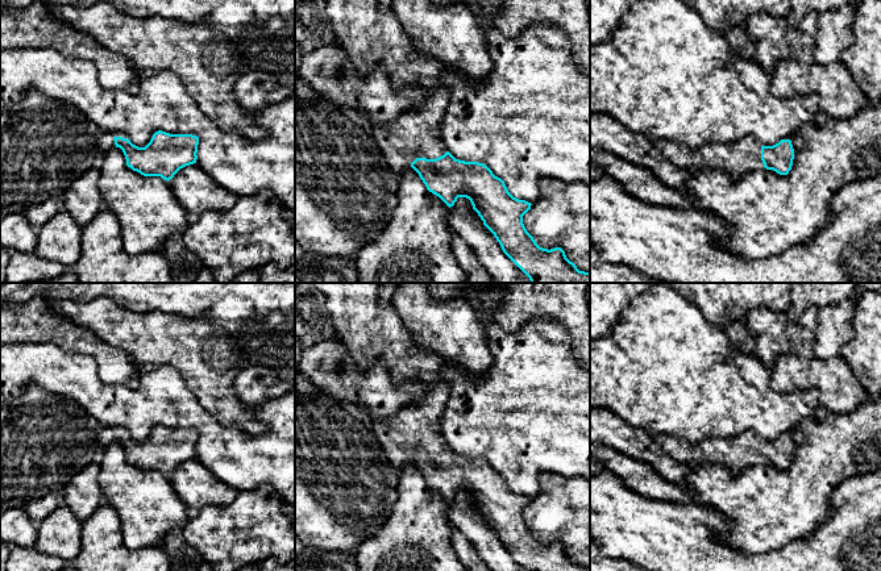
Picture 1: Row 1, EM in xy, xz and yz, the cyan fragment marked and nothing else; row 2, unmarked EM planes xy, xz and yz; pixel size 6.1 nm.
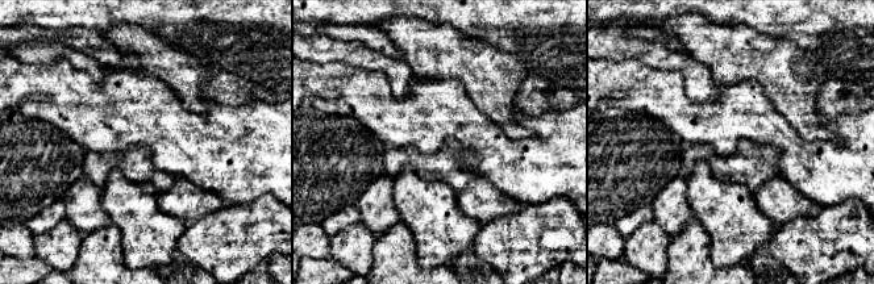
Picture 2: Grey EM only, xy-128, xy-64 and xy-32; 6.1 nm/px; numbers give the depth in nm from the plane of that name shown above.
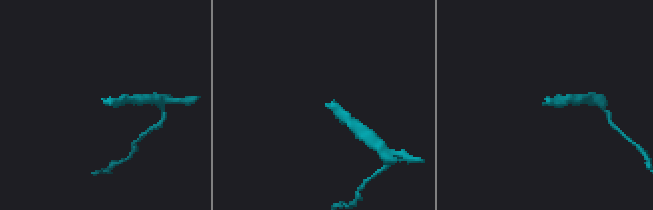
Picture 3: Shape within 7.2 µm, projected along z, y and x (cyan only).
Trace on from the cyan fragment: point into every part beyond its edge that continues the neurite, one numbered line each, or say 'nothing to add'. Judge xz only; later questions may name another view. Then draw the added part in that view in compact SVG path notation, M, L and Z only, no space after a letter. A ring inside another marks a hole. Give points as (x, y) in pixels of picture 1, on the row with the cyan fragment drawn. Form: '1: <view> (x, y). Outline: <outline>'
1: xz (372, 36). Outline: M324 0L337 42L346 50L349 59L361 76L369 75L377 66L382 66L392 86L419 86L429 89L427 104L420 104L404 112L388 124L360 121L373 134L377 145L394 170L411 166L416 158L436 159L448 151L441 138L440 125L448 105L448 91L441 83L444 66L432 57L416 53L411 37L400 24L392 9L382 9L379 0Z

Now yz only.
1: yz (736, 158). Outline: M751 136L736 142L710 143L695 150L674 139L652 139L652 142L673 164L686 172L686 178L699 171L720 170L732 179L739 179L747 172L765 168L761 145Z

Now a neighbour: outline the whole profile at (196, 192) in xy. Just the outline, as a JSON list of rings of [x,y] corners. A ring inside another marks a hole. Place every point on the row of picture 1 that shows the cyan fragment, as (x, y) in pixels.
[[[198,163],[180,168],[170,180],[170,187],[191,217],[205,211],[229,211],[238,199],[209,178]]]

